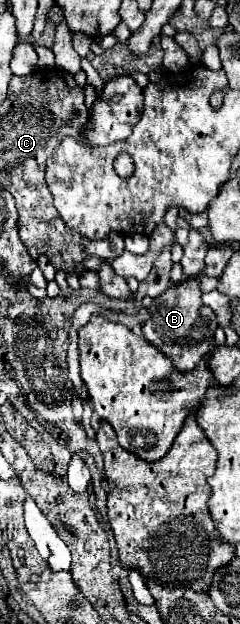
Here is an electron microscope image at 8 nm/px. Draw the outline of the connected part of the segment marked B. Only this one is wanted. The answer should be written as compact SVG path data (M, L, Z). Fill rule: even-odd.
M188 279L184 283L172 283L168 291L154 299L148 313L150 319L142 325L144 339L158 347L180 373L188 373L196 369L196 365L212 351L214 347L214 331L218 327L216 313L202 303L202 291L198 289L198 279Z

